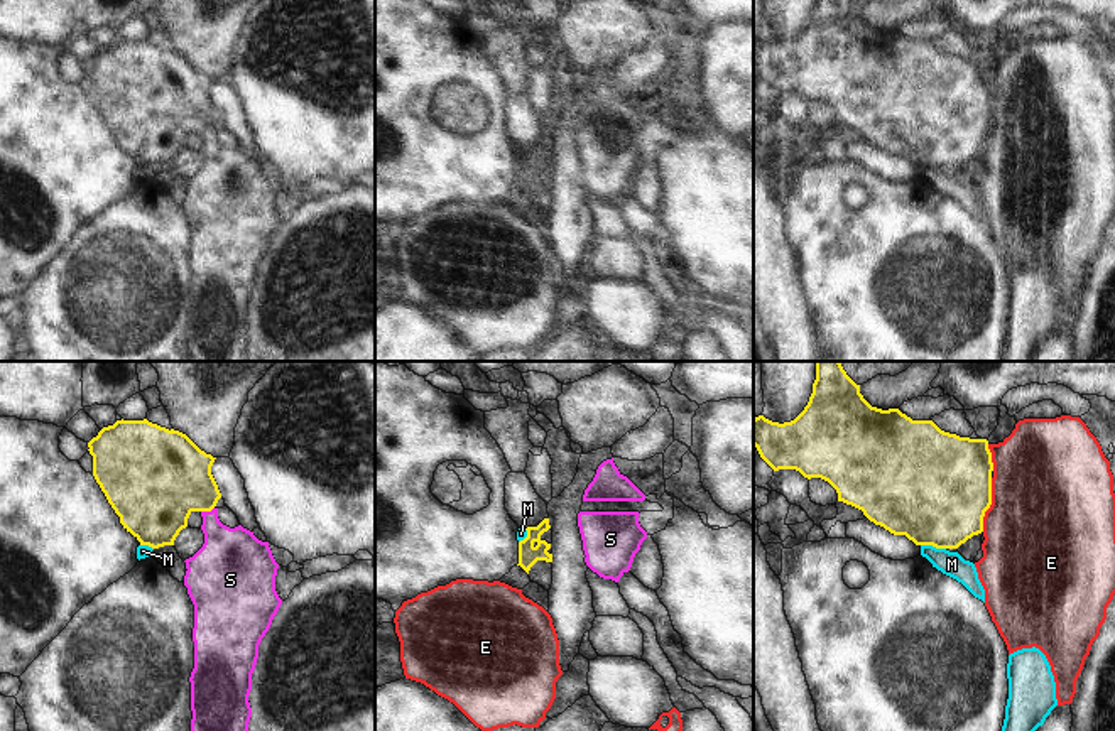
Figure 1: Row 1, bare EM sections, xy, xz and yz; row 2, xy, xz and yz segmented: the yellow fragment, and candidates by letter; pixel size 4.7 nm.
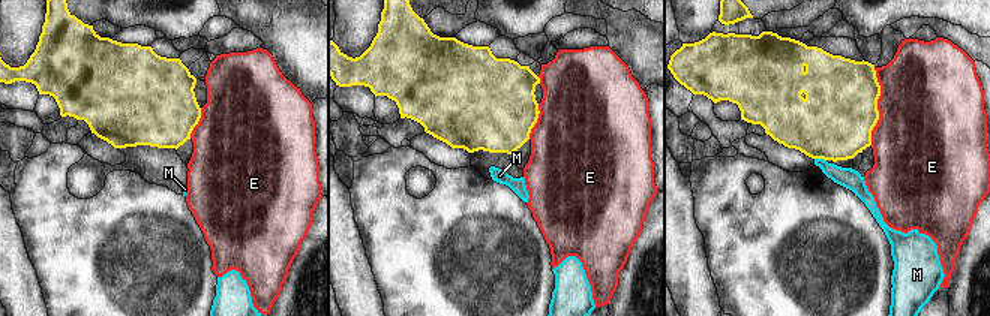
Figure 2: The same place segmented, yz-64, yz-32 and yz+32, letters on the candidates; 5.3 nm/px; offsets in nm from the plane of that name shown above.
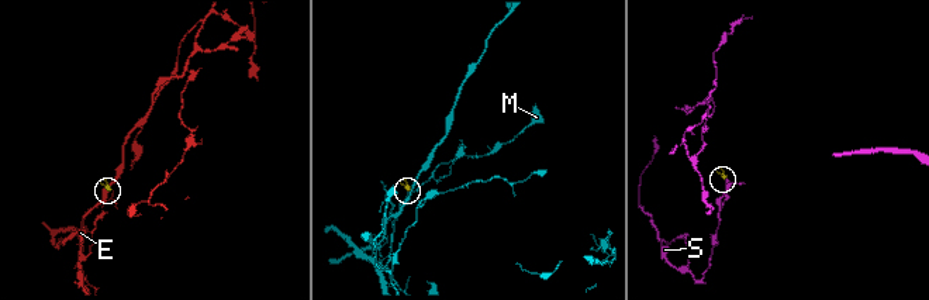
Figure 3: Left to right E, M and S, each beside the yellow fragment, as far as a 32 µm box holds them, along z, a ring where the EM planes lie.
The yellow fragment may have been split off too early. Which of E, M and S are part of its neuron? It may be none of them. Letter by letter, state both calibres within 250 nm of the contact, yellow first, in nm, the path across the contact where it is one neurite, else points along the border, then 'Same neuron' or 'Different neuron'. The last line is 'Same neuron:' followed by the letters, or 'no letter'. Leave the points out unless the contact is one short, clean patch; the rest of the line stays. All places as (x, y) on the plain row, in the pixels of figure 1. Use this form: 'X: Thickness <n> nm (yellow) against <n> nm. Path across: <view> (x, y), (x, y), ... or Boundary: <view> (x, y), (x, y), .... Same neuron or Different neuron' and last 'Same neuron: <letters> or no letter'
E: Thickness 480 nm (yellow) against 500 nm. Different neuron
M: Thickness 500 nm (yellow) against 120 nm. Boundary: yz (921, 166), (945, 171). Different neuron
S: Thickness 420 nm (yellow) against 280 nm. Path across: xy (166, 98), (206, 132), (228, 179). Same neuron
Same neuron: S

